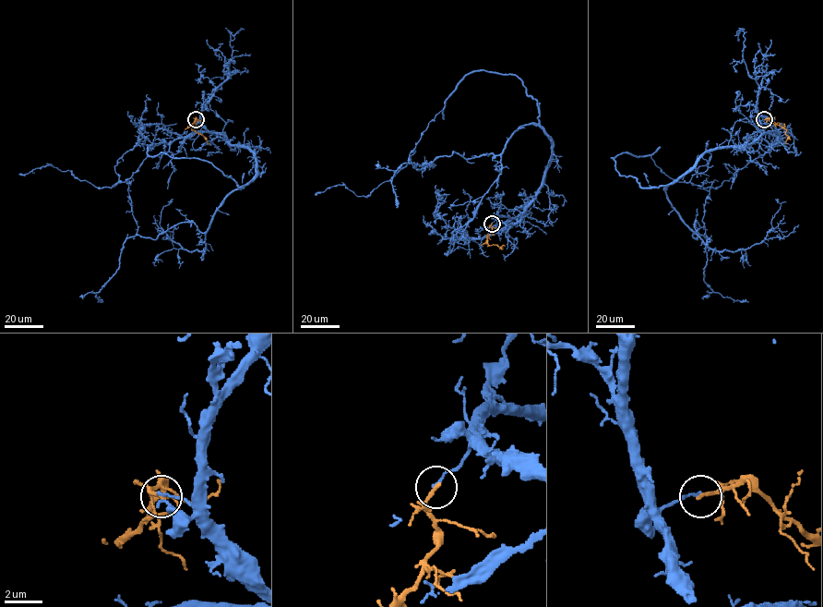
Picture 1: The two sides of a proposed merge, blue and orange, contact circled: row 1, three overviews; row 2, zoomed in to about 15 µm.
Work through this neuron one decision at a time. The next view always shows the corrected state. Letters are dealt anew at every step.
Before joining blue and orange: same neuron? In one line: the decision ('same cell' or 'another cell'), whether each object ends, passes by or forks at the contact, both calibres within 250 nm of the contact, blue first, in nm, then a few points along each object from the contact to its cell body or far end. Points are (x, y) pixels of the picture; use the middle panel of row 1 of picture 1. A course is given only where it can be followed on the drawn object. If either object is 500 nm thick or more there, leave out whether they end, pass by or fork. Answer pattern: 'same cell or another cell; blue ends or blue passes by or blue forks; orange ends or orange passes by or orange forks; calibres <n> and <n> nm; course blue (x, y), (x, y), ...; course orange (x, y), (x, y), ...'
another cell; blue ends; orange ends; calibres 150 and 200 nm; course blue (491, 224), (519, 219), (551, 157), (514, 75), (468, 73), (369, 195), (315, 195); course orange (491, 224), (486, 236), (488, 244), (505, 246)

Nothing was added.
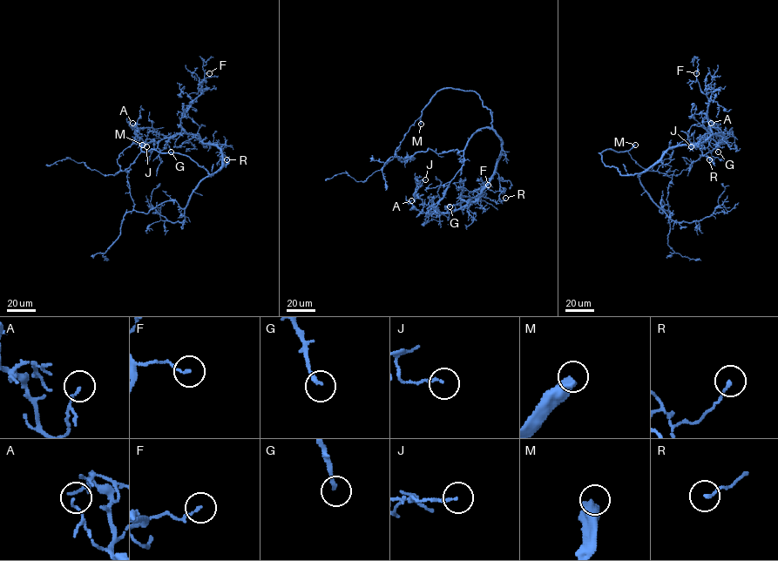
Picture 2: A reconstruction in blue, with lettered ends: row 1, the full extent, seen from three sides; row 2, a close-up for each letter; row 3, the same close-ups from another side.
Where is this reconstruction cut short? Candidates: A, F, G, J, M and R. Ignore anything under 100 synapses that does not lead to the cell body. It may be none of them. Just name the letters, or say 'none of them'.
M

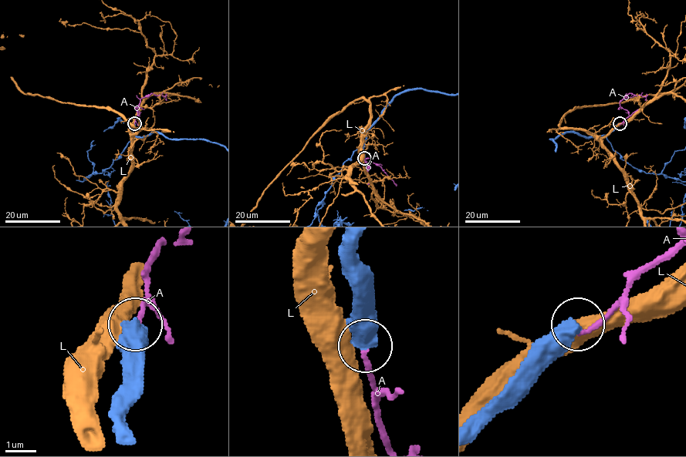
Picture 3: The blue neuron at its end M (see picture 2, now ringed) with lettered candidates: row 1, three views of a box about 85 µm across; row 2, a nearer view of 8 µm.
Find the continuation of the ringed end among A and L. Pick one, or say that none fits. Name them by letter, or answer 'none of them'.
none of them

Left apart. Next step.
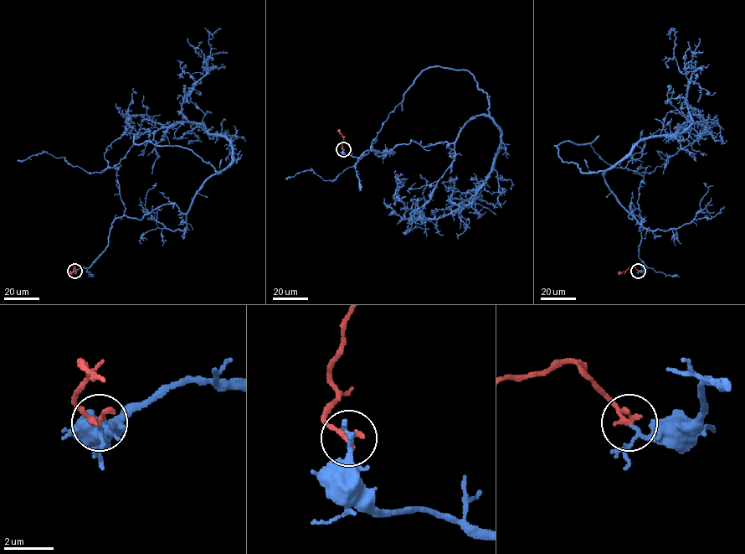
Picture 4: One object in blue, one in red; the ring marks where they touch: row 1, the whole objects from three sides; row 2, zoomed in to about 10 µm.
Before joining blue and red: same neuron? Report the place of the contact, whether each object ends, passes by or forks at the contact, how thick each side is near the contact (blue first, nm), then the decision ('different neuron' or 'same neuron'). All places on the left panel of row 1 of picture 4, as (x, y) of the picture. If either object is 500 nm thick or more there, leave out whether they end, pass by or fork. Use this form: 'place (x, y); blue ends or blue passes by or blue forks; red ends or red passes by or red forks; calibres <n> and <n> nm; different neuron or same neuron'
place (74, 271); blue passes by; red ends; calibres 120 and 300 nm; same neuron

